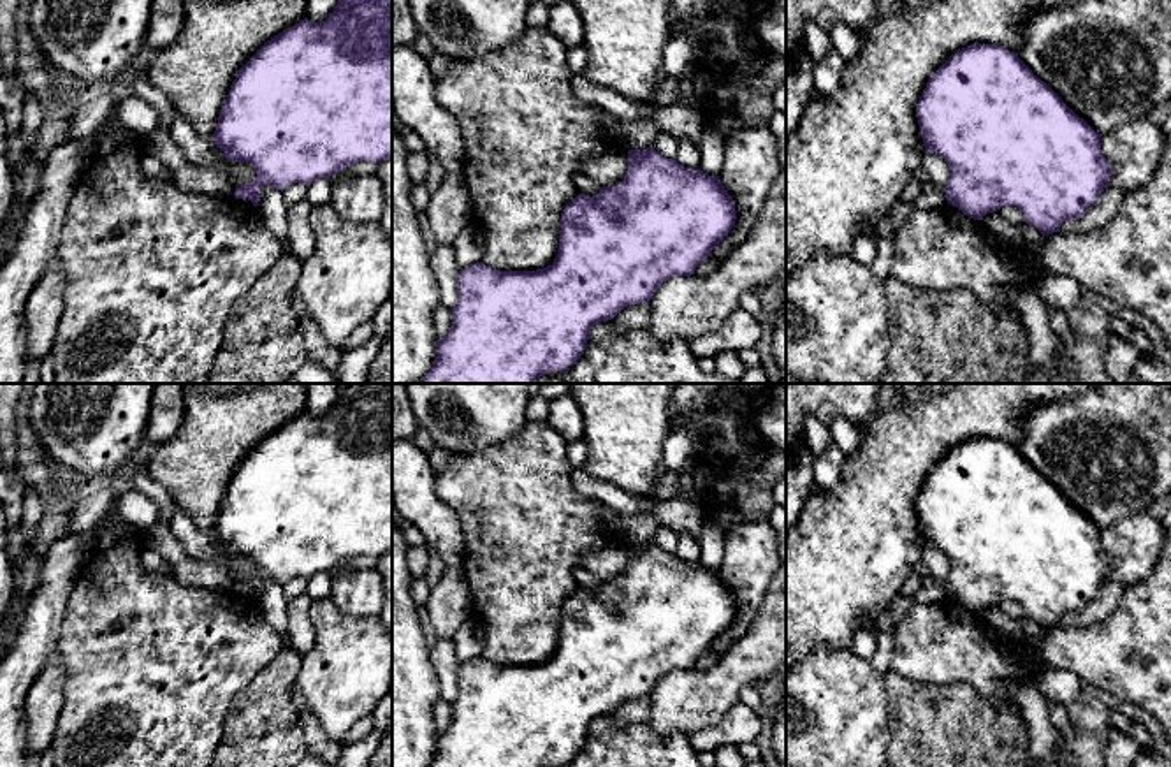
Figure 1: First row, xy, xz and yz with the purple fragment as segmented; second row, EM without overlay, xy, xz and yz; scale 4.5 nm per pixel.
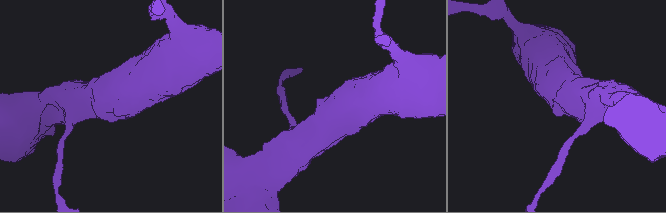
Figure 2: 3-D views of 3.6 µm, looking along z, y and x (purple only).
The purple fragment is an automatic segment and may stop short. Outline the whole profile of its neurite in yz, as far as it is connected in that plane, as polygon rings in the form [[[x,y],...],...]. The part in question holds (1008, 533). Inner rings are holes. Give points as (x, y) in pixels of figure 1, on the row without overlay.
[[[971,438],[951,449],[928,473],[916,498],[925,547],[939,549],[949,561],[944,581],[948,598],[981,614],[1002,600],[1016,600],[1029,619],[1043,630],[1064,616],[1081,612],[1101,591],[1111,572],[1111,559],[1101,549],[1101,531],[1083,512],[1043,477],[1020,452],[1000,438]]]

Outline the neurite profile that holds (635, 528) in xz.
[[[610,507],[605,510],[603,522],[614,535],[626,538],[629,544],[651,542],[659,528],[651,514],[626,517],[615,514]]]

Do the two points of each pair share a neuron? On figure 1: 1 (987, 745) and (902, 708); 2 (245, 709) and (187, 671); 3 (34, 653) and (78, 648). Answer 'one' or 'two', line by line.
1: one
2: two
3: two

